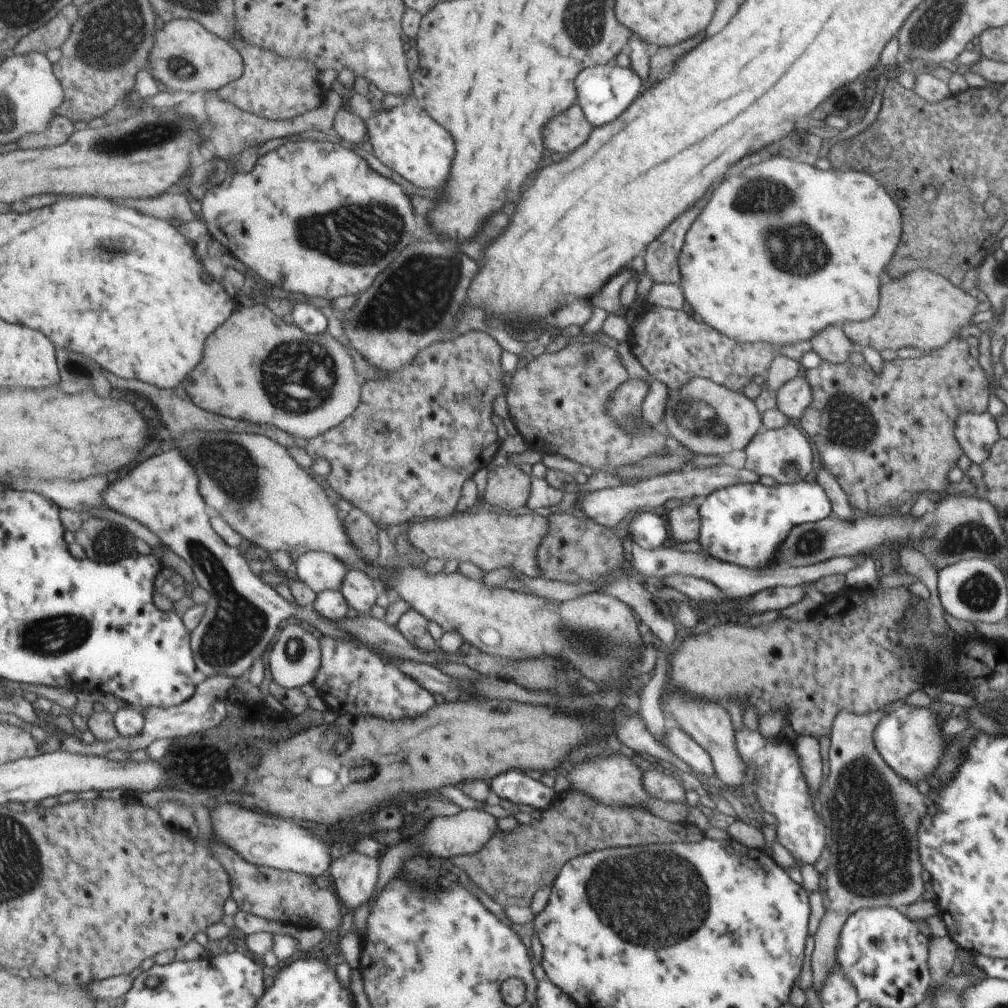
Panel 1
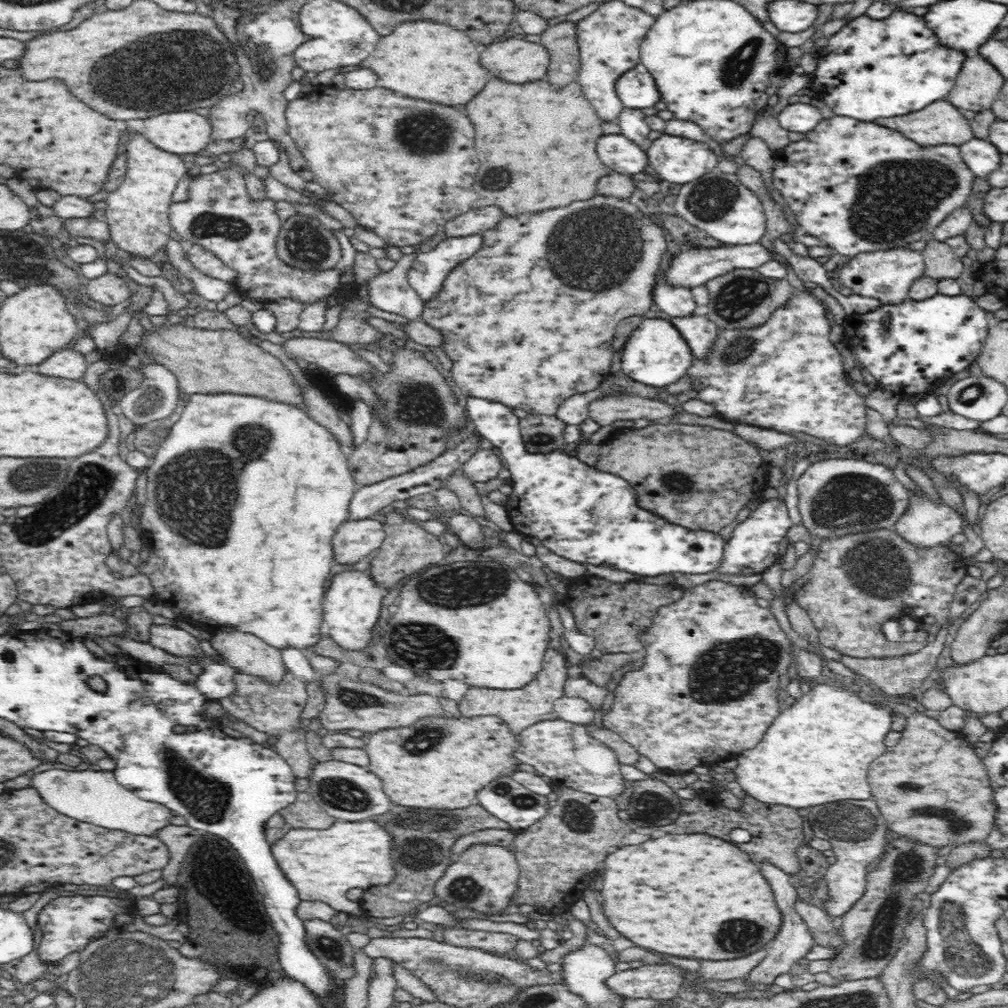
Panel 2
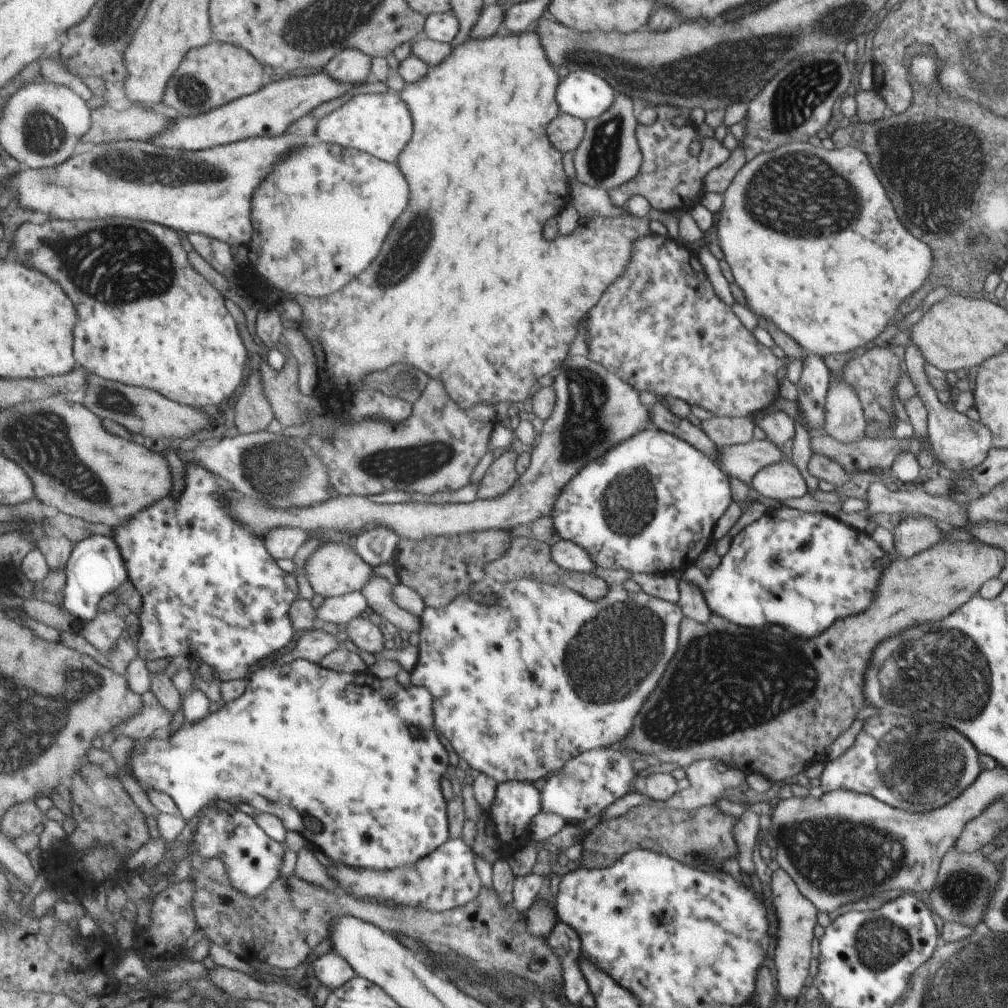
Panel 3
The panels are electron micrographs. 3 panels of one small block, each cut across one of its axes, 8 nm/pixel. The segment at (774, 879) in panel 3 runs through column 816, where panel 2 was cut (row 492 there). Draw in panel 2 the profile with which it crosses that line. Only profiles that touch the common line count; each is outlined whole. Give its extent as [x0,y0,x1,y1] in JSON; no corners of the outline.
[894,491,962,554]

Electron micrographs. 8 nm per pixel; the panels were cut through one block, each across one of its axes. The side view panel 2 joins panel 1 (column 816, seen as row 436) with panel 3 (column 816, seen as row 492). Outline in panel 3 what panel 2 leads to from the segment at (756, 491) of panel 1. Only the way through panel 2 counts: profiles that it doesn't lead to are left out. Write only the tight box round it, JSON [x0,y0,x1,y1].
[678,504,889,638]

